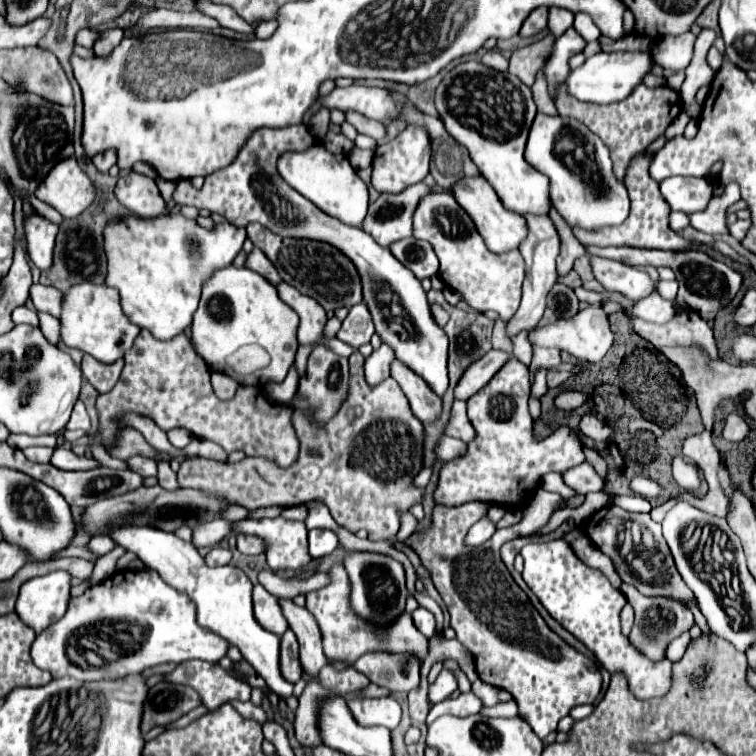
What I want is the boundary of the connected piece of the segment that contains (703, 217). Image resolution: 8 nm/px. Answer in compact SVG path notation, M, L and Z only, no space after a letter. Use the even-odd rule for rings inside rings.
M729 183L725 187L723 195L711 197L709 207L705 207L705 211L689 213L691 227L695 227L697 231L703 231L703 233L709 233L709 235L723 235L723 233L727 233L725 211L735 201L739 201L739 187L735 183Z

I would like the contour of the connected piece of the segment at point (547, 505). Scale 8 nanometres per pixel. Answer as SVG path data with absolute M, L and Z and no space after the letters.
M539 487L527 503L521 523L497 529L489 541L477 547L467 545L465 537L486 514L485 504L474 501L461 507L437 505L433 509L433 525L407 539L421 555L423 565L429 569L431 579L449 609L451 627L455 629L457 639L475 653L475 667L481 681L509 691L519 705L519 717L531 725L539 739L557 731L559 719L563 719L571 707L597 699L601 691L601 673L593 659L569 647L547 627L529 597L513 581L499 551L503 543L543 529L561 505L567 505L561 495Z

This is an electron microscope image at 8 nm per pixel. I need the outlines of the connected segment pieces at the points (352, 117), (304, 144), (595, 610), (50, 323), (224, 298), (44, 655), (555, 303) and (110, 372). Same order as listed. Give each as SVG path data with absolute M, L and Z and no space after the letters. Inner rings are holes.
M347 111L347 121L361 133L361 135L369 135L373 137L375 141L381 141L387 137L387 129L385 125L381 125L379 121L373 121L373 119L367 119L363 117L361 113L355 113L355 111Z
M289 125L283 129L261 127L251 133L247 143L241 147L239 155L227 167L205 177L199 193L183 195L183 205L193 205L197 209L207 209L211 213L223 215L229 223L245 227L247 223L261 223L269 231L281 237L307 237L331 243L341 249L359 269L363 281L363 299L373 315L375 331L385 343L389 343L397 359L405 363L413 373L421 375L429 383L431 391L439 397L445 395L449 387L447 375L447 333L435 323L431 307L427 303L421 281L399 263L393 253L381 247L369 233L359 227L341 223L339 219L323 213L309 199L297 193L281 179L281 189L277 183L277 159L285 151L305 151L315 145L315 137L307 125Z
M553 539L547 543L531 543L525 545L521 549L521 555L525 559L525 569L523 569L523 579L529 585L529 589L539 597L541 605L549 611L549 615L559 621L575 639L579 639L589 651L593 651L593 655L603 663L603 667L613 675L615 671L625 671L627 679L629 679L629 689L633 691L633 695L637 699L649 699L649 697L663 697L665 691L669 691L669 679L671 679L671 661L665 657L659 663L653 663L651 659L645 659L645 655L641 655L641 651L637 651L637 647L633 647L633 643L629 643L629 637L621 633L621 607L625 607L627 599L625 595L615 589L609 579L599 571L593 569L589 565L585 565L575 551L571 549L569 543L565 543L563 539Z
M39 313L39 327L45 337L49 337L51 343L59 343L59 319L55 319L49 313Z
M225 267L217 269L203 287L199 309L193 315L193 343L195 351L205 359L211 369L219 369L235 377L231 359L243 345L259 345L271 355L271 363L251 375L243 375L237 383L265 385L267 381L283 381L297 353L297 325L299 317L289 309L277 295L277 289L259 273L247 267Z
M151 569L117 571L101 585L87 589L79 597L71 597L67 613L41 631L31 645L31 657L39 669L49 671L53 677L73 677L77 681L121 679L161 663L183 663L191 659L217 663L227 651L229 643L225 639L197 625L191 599L169 587ZM69 639L77 639L77 645L103 659L103 665L89 669L75 665L67 651Z
M555 283L553 289L549 291L547 307L551 311L555 311L557 317L571 319L573 315L579 313L579 299L577 299L577 295L573 293L571 287L567 287L563 283Z
M83 355L81 361L81 369L85 379L99 391L99 393L107 393L115 387L115 383L121 377L121 371L124 367L124 359L121 358L115 363L99 363L97 359L93 359L91 355Z

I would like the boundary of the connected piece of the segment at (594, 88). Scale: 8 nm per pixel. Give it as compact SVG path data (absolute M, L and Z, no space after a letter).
M597 53L589 57L581 67L573 69L565 79L569 95L589 103L617 103L623 101L633 87L637 87L645 73L649 73L653 59L649 53Z

